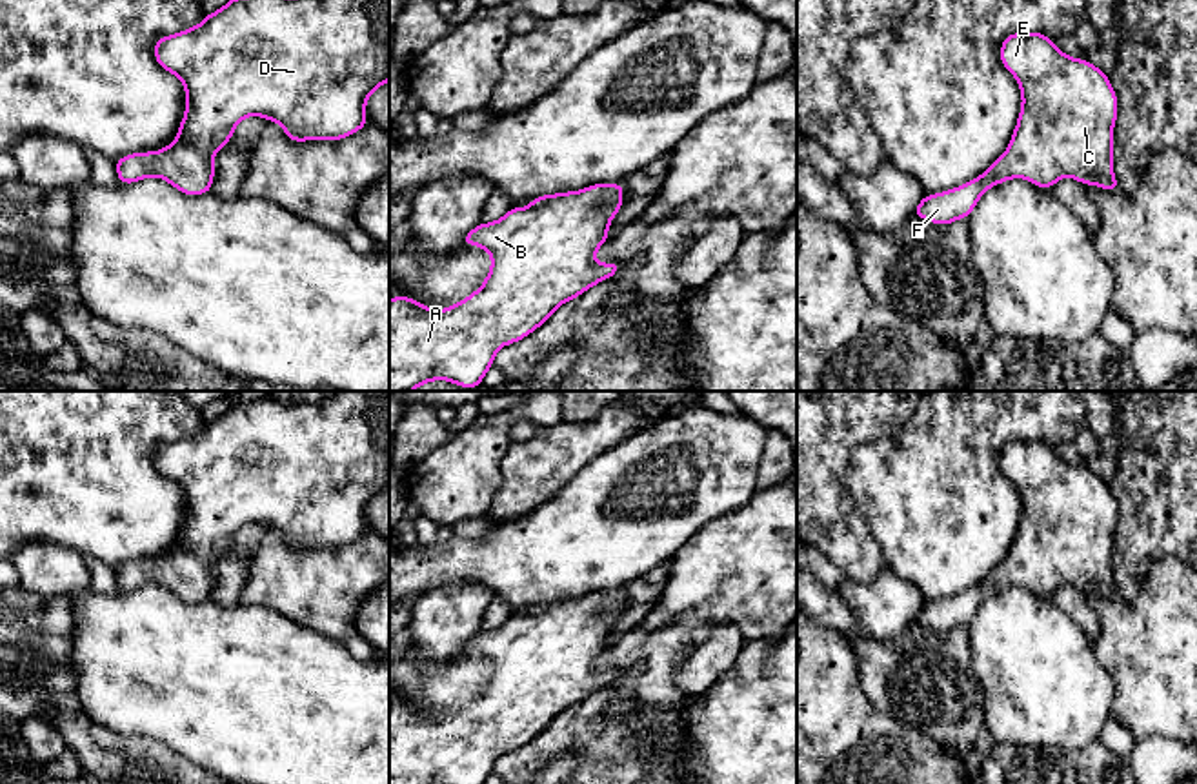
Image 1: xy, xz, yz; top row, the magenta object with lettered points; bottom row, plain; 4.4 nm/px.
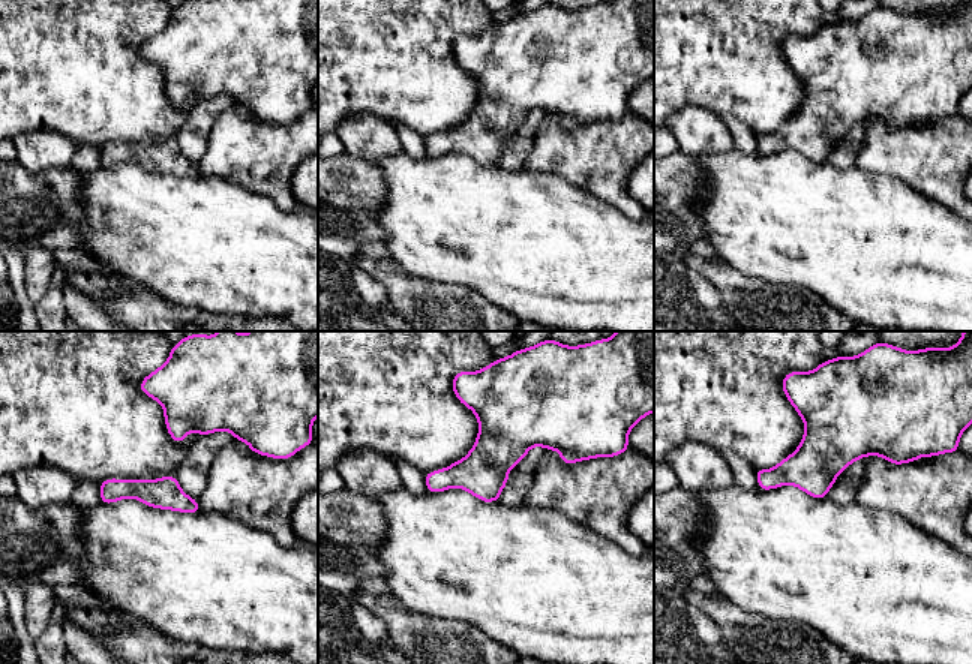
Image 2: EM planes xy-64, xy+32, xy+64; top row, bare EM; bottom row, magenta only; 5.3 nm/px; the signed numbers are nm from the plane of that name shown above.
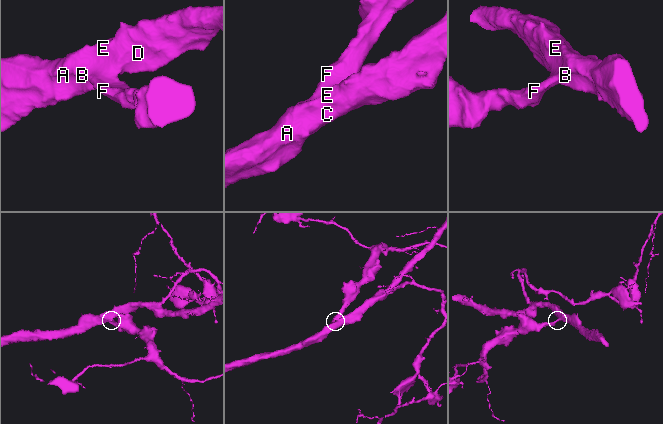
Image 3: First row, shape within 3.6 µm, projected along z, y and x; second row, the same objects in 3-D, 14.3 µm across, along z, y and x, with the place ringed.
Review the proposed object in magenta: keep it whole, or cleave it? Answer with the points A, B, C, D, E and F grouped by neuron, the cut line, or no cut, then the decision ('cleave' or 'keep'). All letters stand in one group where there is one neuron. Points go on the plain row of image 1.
A B C D E F | no cut | keep

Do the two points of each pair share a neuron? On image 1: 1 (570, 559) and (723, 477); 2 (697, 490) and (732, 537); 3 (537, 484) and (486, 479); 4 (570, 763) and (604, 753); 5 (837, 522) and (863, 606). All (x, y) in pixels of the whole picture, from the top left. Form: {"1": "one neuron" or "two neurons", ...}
{"1": "one neuron", "2": "two neurons", "3": "two neurons", "4": "two neurons", "5": "two neurons"}

